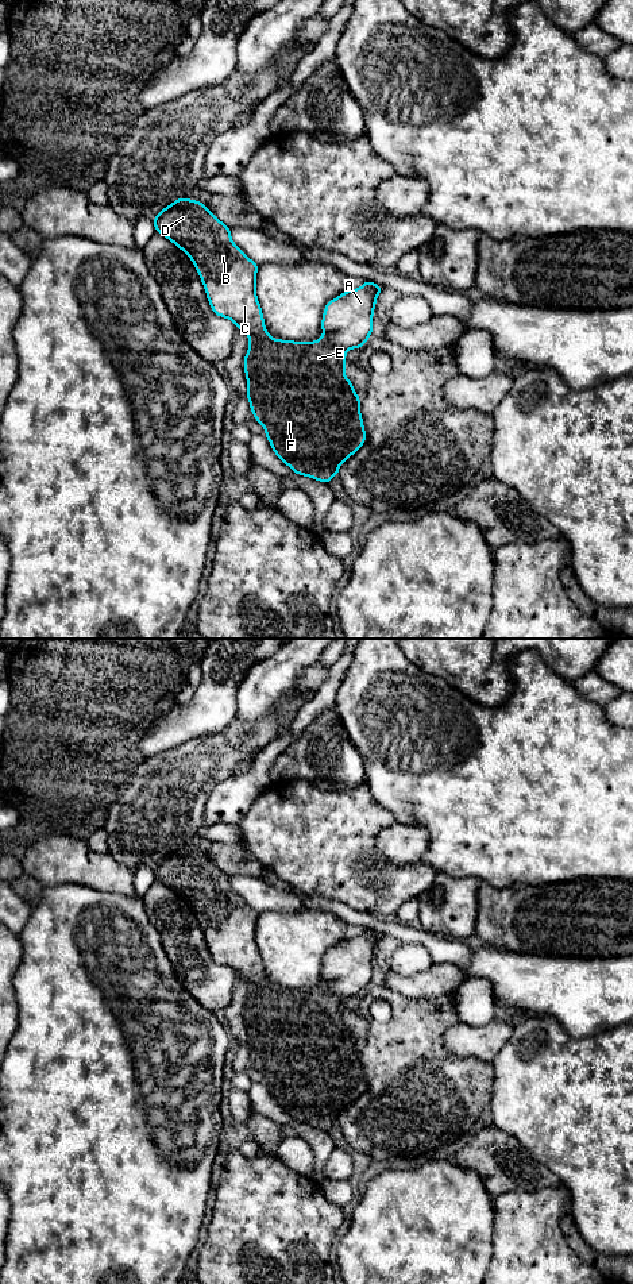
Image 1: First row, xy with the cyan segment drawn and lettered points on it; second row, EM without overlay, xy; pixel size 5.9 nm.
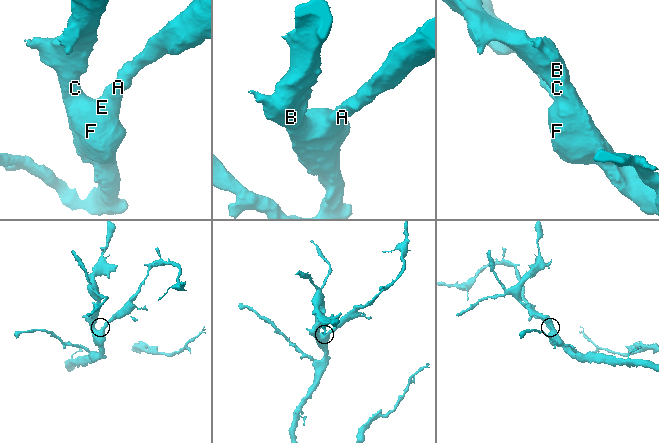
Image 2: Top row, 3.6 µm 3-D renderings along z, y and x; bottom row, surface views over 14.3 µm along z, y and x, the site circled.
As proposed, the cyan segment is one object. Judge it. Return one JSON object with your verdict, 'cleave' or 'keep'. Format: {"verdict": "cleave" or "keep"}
{"verdict": "keep"}

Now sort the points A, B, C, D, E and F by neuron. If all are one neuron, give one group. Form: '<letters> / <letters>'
A B C D E F

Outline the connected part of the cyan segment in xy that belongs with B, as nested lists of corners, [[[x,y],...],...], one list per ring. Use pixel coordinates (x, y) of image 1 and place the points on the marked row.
[[[184,196],[165,207],[153,217],[155,231],[178,248],[193,262],[202,281],[207,298],[215,315],[229,319],[239,331],[250,338],[244,356],[247,378],[247,400],[258,423],[265,427],[274,454],[287,464],[294,474],[310,477],[323,483],[339,475],[339,467],[366,442],[366,429],[360,414],[360,398],[352,382],[346,377],[346,354],[350,348],[360,348],[373,333],[373,315],[378,294],[383,290],[378,284],[364,281],[355,290],[344,290],[339,297],[327,302],[321,320],[324,336],[314,342],[293,342],[271,339],[265,328],[260,304],[256,298],[256,271],[259,265],[251,261],[231,239],[231,228],[221,223],[205,204]]]

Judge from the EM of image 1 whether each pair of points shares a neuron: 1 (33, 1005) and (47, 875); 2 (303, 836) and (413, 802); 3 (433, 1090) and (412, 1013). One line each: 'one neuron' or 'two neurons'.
1: two neurons
2: two neurons
3: one neuron

